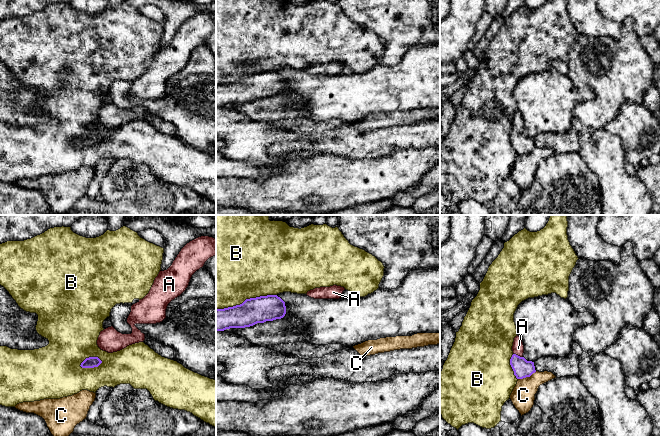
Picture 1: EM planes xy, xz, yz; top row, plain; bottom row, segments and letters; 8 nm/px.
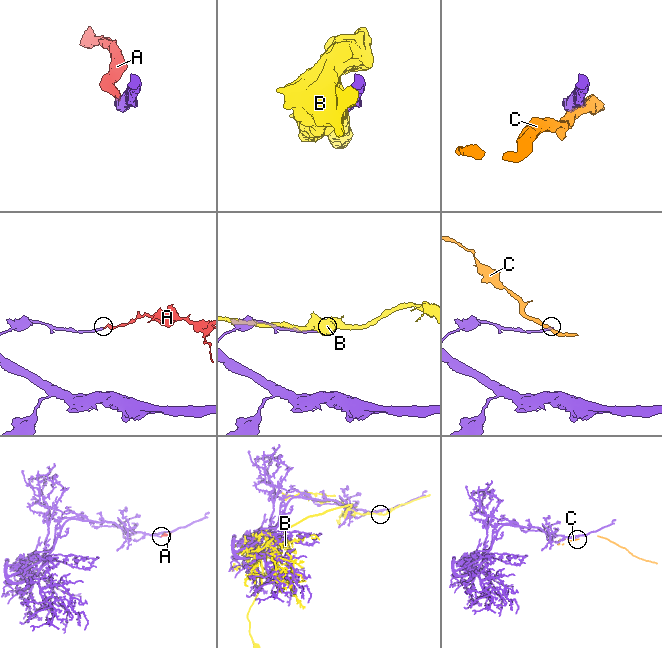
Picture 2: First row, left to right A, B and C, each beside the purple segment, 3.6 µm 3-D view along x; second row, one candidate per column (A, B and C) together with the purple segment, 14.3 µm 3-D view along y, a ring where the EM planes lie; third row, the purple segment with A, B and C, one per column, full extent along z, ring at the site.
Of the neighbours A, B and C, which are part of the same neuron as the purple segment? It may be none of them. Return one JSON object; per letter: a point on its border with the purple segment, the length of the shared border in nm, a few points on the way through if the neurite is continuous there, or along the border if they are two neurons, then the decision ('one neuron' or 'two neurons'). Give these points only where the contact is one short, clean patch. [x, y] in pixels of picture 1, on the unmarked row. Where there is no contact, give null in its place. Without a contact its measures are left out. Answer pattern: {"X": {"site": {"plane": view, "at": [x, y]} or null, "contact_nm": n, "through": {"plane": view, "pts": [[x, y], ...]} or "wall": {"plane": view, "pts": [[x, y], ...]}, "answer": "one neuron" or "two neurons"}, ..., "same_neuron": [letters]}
{"A": {"site": {"plane": "yz", "at": [517, 131]}, "contact_nm": 90, "through": {"plane": "yz", "pts": [[522, 144], [517, 137], [517, 131], [518, 124]]}, "answer": "one neuron"}, "B": {"site": {"plane": "xz", "at": [246, 75]}, "contact_nm": 500, "answer": "two neurons"}, "C": {"site": {"plane": "yz", "at": [527, 152]}, "contact_nm": 170, "wall": {"plane": "yz", "pts": [[536, 147], [529, 152], [518, 155]]}, "answer": "two neurons"}, "same_neuron": ["A"]}

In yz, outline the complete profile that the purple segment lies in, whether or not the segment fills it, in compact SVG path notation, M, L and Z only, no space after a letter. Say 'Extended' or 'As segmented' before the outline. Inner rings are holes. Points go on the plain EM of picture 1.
Extended. M518 111L514 114L512 127L513 131L510 135L510 141L517 155L530 153L536 148L534 138L527 137L523 133L524 121L522 115Z

